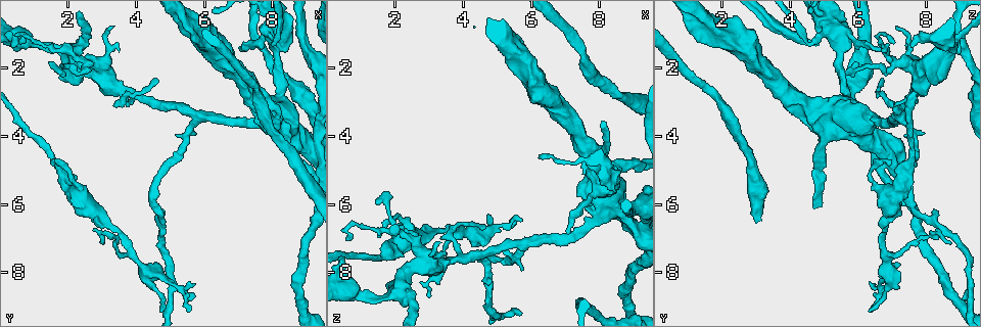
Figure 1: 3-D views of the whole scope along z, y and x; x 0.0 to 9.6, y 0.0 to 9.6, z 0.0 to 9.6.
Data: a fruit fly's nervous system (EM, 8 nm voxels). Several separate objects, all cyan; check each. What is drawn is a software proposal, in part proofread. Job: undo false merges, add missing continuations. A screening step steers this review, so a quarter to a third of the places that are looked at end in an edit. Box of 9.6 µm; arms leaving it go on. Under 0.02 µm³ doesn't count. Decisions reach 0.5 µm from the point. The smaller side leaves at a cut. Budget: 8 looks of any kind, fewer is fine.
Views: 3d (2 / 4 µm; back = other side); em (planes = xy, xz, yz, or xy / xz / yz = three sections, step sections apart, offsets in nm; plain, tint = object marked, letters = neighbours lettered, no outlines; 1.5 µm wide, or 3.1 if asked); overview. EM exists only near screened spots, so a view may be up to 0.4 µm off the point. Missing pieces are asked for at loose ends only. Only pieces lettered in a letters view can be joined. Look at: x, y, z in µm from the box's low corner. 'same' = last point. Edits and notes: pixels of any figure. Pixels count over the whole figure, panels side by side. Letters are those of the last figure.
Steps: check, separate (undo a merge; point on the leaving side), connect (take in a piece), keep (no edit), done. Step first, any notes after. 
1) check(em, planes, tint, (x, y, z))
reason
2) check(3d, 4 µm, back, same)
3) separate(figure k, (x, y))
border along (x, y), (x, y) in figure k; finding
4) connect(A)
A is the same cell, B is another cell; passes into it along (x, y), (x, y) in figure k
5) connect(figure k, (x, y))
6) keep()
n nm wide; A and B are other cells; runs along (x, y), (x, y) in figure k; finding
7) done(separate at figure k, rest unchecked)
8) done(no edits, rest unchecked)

check(3d, 4 µm, back, (7.10, 1.45, 6.85))

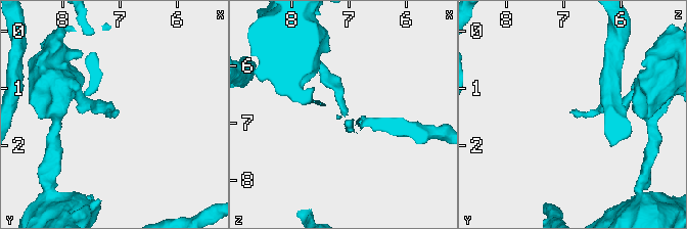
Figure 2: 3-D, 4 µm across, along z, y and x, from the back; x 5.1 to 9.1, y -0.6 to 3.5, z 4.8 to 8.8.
check(em, xy, step 8, letters, (7.05, 1.45, 6.85))

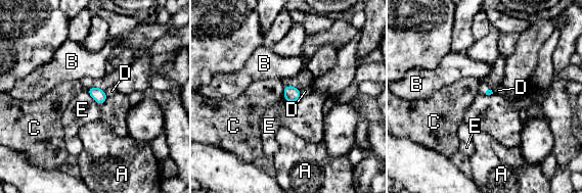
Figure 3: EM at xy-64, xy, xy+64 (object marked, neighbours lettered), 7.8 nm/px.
keep()
A, B, C, D and E are other cells; border along (284, 87), (283, 96) in figure 3; no lettered piece goes on from it

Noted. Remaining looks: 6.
check(em, xy, step 8, letters, (8.15, 1.10, 5.45))

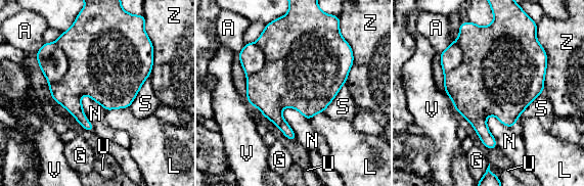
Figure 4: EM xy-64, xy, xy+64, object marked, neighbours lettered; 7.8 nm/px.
separate(figure 4, (53, 62))
Z touches over 320 nm; A, G, L, N, S, U, V and Z are other cells; border along (55, 44), (66, 73), (49, 85) in figure 4; a second neuron is stuck on

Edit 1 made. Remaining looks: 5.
check(em, planes, plain, (2.95, 7.10, 8.70))
tapers out

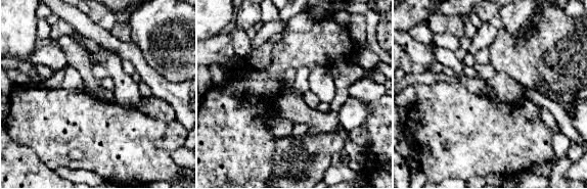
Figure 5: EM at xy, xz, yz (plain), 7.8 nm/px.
check(em, planes, letters, same)

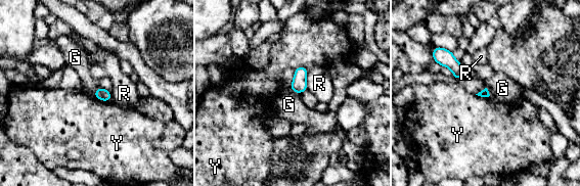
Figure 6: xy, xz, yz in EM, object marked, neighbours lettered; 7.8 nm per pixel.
keep()
G, R and Y are other cells; border along (291, 89), (299, 94) in figure 6; no lettered piece goes on from it

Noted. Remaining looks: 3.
done(separate at figure 4, rest unchecked)

